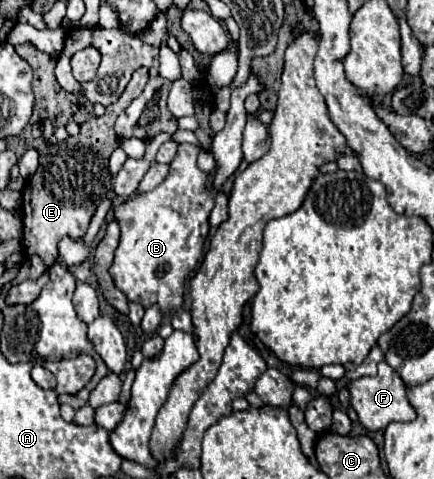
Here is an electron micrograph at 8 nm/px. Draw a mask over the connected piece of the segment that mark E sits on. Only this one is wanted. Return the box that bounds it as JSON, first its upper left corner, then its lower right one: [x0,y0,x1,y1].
[24,68,148,266]

